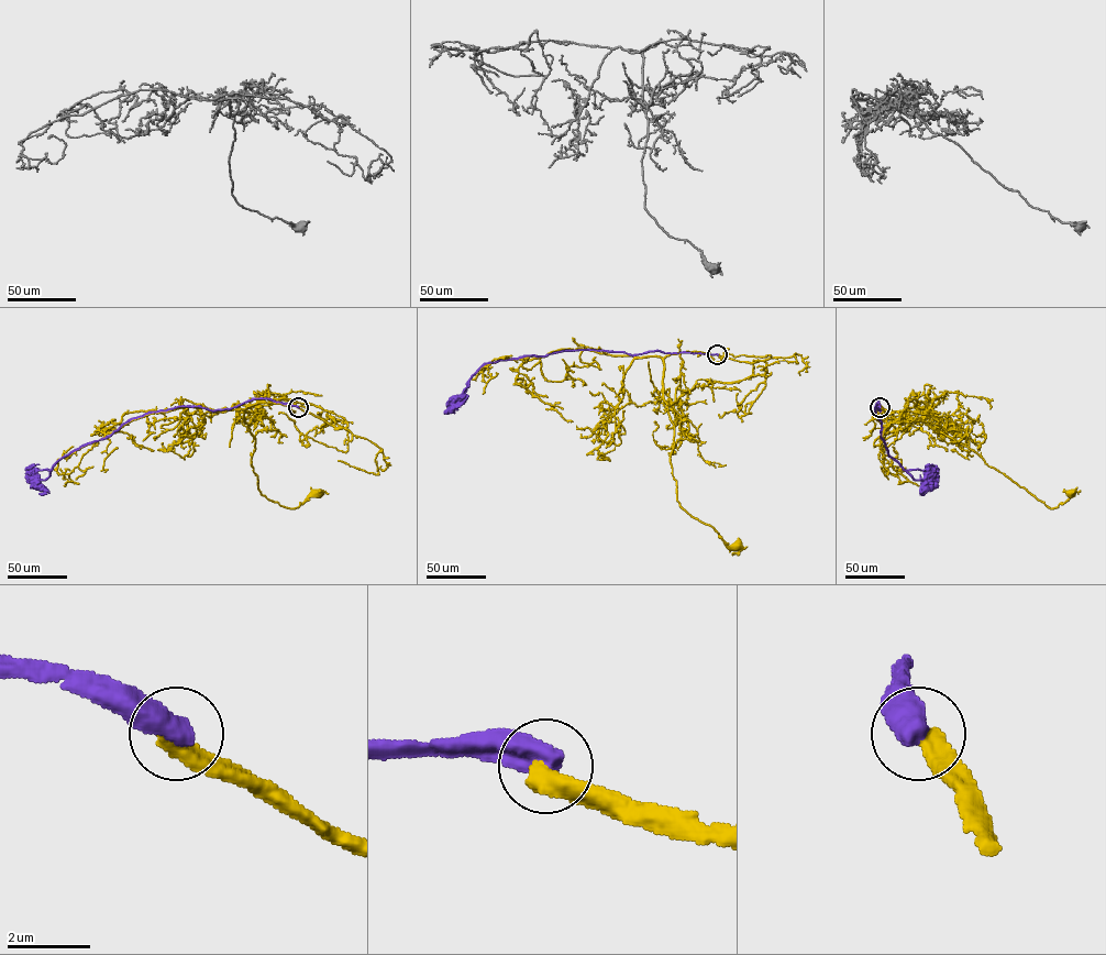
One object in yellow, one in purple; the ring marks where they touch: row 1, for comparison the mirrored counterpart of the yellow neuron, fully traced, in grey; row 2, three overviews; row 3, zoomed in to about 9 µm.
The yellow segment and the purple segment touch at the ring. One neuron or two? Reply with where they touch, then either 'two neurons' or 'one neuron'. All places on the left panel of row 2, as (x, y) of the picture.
place (298, 407); two neurons

